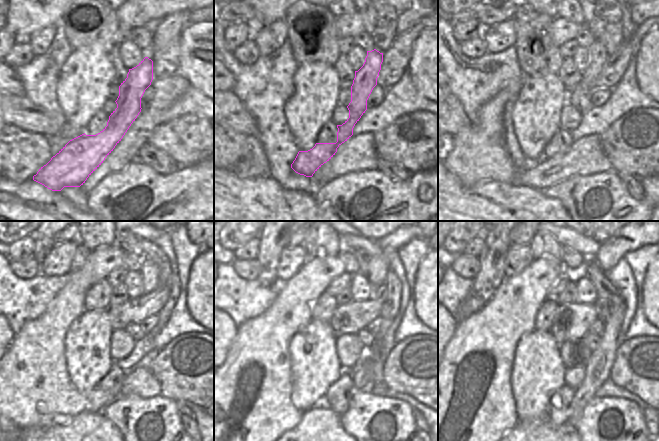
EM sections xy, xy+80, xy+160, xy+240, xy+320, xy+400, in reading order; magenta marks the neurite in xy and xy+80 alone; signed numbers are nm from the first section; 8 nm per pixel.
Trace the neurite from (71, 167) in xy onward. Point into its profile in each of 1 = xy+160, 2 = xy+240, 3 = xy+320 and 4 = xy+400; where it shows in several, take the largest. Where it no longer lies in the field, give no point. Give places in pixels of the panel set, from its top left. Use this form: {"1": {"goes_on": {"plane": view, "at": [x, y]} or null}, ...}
{"1": {"goes_on": {"plane": "xy+160", "at": [598, 56]}}, "2": {"goes_on": {"plane": "xy+240", "at": [149, 271]}}, "3": {"goes_on": {"plane": "xy+320", "at": [378, 265]}}, "4": {"goes_on": {"plane": "xy+400", "at": [615, 247]}}}

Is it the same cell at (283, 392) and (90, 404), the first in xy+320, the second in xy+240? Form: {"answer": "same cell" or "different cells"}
{"answer": "same cell"}

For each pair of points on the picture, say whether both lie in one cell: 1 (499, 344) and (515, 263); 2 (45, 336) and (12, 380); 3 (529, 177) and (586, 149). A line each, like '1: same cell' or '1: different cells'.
1: different cells
2: same cell
3: same cell

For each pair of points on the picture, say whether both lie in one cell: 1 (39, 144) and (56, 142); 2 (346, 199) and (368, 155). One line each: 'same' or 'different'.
1: different
2: different

